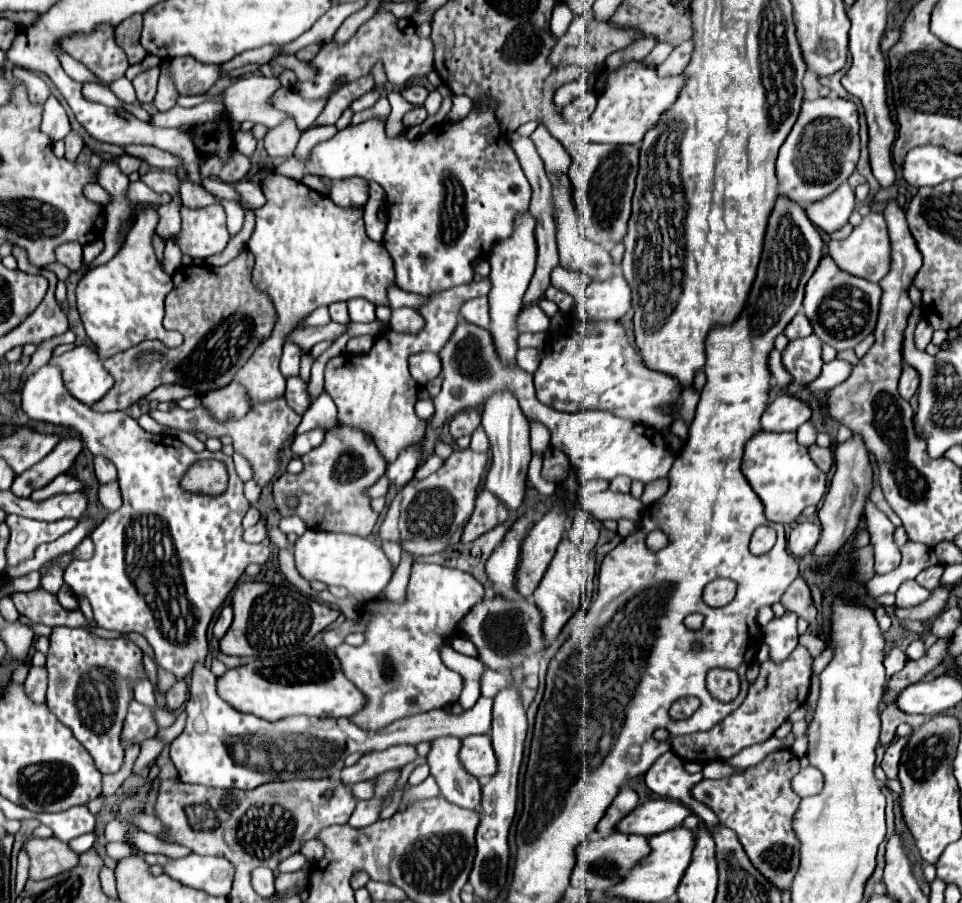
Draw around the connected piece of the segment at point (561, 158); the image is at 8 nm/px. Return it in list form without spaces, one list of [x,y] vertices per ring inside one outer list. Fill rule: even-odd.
[[[538,124],[538,128],[532,132],[532,142],[538,146],[538,154],[546,164],[548,172],[568,172],[570,168],[570,156],[560,146],[560,142],[546,130],[544,124]]]

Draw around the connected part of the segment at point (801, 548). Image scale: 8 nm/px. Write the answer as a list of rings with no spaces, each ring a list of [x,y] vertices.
[[[802,520],[796,522],[794,528],[790,530],[788,548],[796,558],[802,558],[814,550],[818,538],[820,538],[820,524],[812,520]]]

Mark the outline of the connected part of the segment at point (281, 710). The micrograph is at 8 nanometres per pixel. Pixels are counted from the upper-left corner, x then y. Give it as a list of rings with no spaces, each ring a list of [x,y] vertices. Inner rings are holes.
[[[324,644],[312,646],[304,656],[288,662],[258,658],[250,664],[230,668],[218,676],[216,690],[232,708],[270,722],[296,714],[350,718],[366,704],[362,692],[344,676],[338,658]]]

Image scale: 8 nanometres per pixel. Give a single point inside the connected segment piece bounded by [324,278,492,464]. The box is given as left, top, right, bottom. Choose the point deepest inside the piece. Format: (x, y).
(374, 392)

